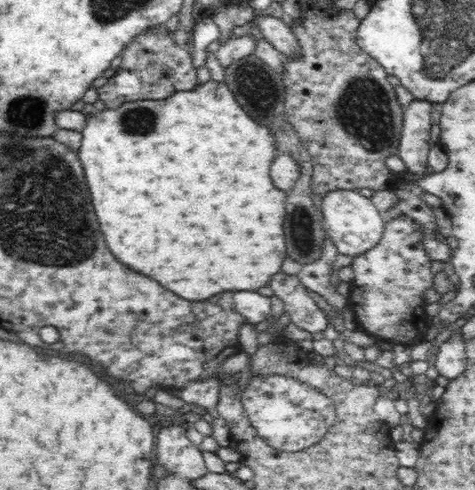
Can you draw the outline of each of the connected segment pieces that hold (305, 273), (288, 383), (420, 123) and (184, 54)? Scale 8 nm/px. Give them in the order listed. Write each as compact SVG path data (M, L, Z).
M324 240L322 256L316 262L312 262L307 265L302 265L301 270L297 273L297 277L301 280L301 283L308 290L317 292L326 300L329 305L337 310L344 310L344 308L350 309L348 298L344 298L332 285L330 281L330 274L332 263L334 262L336 255L339 254L334 243L328 240Z
M256 375L240 394L242 406L258 436L275 450L299 452L318 444L334 424L332 399L318 389L286 375Z
M414 99L403 109L402 134L397 155L406 166L408 175L422 177L429 164L432 103Z
M162 28L145 31L124 48L120 62L115 62L118 65L117 70L126 72L129 69L130 72L140 74L143 87L136 97L139 100L162 100L175 92L191 91L198 86L192 57L186 48L175 43L173 37L173 33L166 33Z

